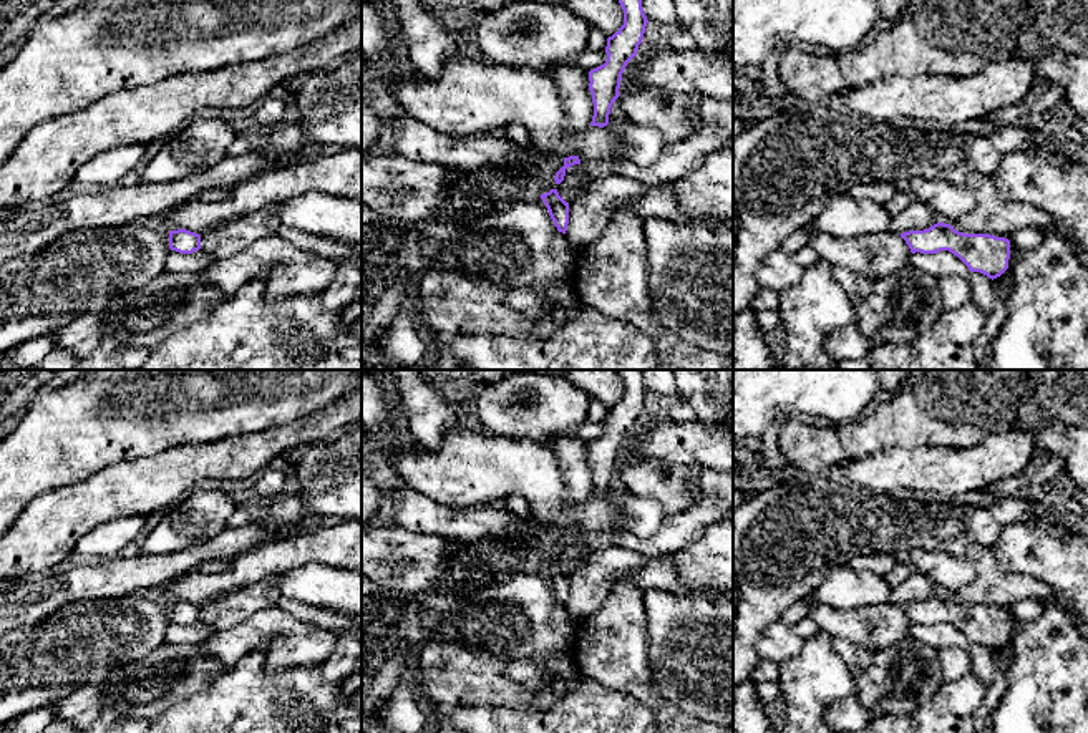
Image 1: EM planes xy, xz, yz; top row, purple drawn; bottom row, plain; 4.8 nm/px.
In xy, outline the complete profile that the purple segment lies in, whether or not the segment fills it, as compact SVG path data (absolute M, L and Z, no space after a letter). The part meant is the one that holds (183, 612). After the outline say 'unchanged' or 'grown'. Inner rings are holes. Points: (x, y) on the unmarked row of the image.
M186 600L171 602L169 620L179 625L192 625L201 620L201 607Z; unchanged

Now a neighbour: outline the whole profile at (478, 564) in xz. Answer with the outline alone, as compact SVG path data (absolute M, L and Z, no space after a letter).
M511 534L509 537L511 544L451 539L449 546L456 559L448 567L441 584L431 592L458 594L466 589L488 587L509 574L539 569L537 554L526 546L529 536Z

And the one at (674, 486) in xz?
M625 463L619 471L632 494L660 502L667 516L687 511L695 502L703 468L695 463L667 466Z

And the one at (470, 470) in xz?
M458 426L444 433L436 451L411 441L406 446L396 443L388 456L410 488L449 507L491 506L503 502L511 493L519 493L542 524L562 529L577 527L582 536L594 541L605 541L627 529L617 504L609 498L589 498L579 502L567 499L562 468L547 444L529 439L506 439L488 431L478 433Z

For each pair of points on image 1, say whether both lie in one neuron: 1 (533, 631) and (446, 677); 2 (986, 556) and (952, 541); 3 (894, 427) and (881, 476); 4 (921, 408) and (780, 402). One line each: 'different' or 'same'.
1: same
2: different
3: different
4: different

